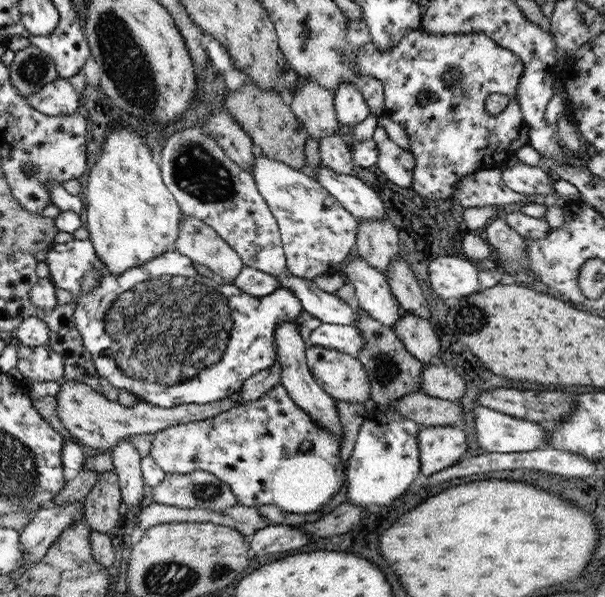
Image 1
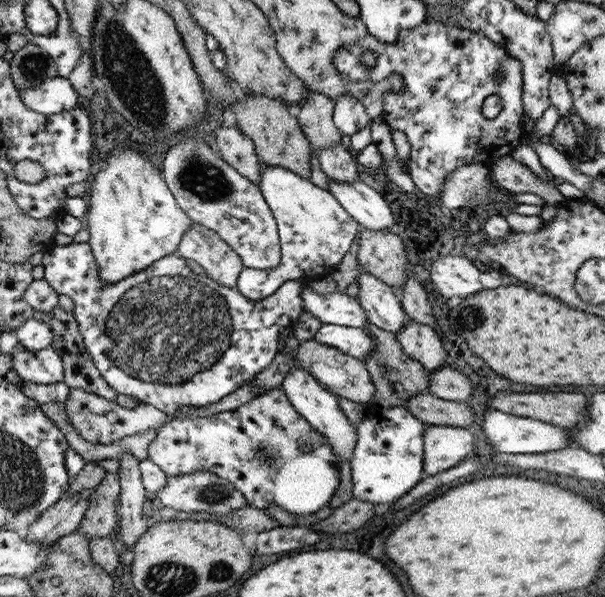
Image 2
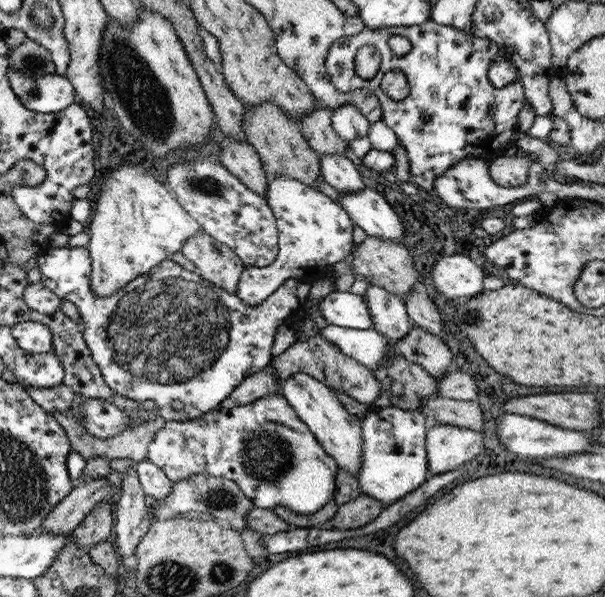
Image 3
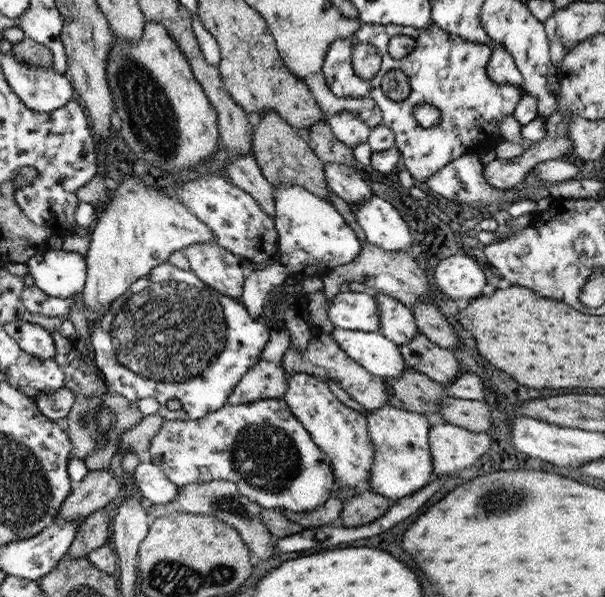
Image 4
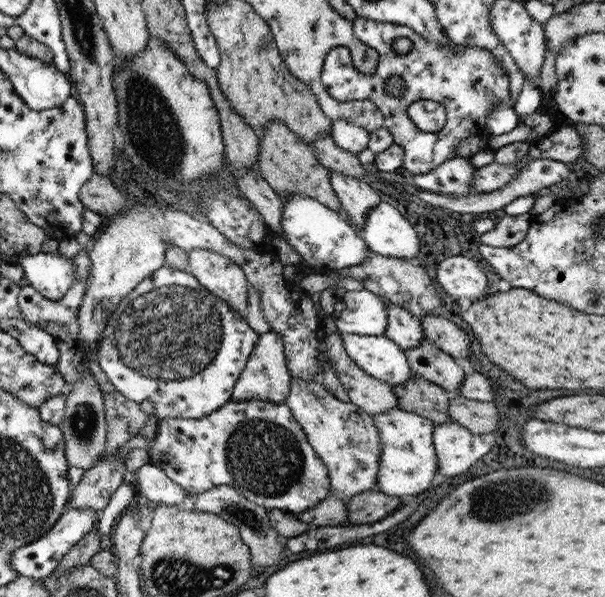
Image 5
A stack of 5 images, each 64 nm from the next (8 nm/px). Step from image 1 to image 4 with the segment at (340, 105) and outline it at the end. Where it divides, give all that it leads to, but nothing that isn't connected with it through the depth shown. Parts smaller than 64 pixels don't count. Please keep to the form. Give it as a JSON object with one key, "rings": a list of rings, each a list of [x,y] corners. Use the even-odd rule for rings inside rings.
{"rings":[[[337,112],[337,115],[330,115],[327,117],[327,122],[335,140],[349,149],[366,142],[370,131],[369,126],[363,124],[363,120],[349,112]]]}

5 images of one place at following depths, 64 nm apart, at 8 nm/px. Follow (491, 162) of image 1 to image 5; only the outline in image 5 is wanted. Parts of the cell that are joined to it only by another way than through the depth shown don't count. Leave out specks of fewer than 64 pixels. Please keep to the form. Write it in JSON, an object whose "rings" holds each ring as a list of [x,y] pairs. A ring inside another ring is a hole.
{"rings":[[[357,16],[351,21],[353,22],[353,27],[351,27],[353,36],[359,42],[366,44],[369,48],[373,48],[379,56],[375,72],[369,76],[359,73],[353,67],[348,47],[335,46],[335,48],[331,48],[327,52],[319,79],[323,84],[323,88],[327,90],[327,94],[330,94],[339,102],[369,100],[369,102],[375,104],[383,117],[383,127],[387,128],[392,136],[392,143],[401,145],[401,149],[403,149],[402,167],[407,170],[409,175],[425,174],[439,166],[439,164],[443,164],[445,160],[449,160],[453,157],[453,149],[455,149],[457,141],[461,141],[465,137],[481,135],[481,137],[488,138],[489,135],[485,132],[485,117],[489,115],[491,107],[497,105],[497,103],[512,106],[507,75],[505,75],[505,70],[501,68],[497,58],[491,55],[491,51],[483,50],[483,48],[471,48],[471,46],[465,46],[465,44],[455,46],[452,43],[447,48],[441,48],[435,42],[423,40],[419,34],[415,34],[407,26],[390,22],[375,22],[365,17]],[[397,38],[407,38],[411,42],[411,48],[406,54],[396,54],[393,51],[391,44]],[[418,100],[433,100],[443,107],[445,111],[444,125],[437,132],[419,130],[408,117],[406,113],[407,107]]]}

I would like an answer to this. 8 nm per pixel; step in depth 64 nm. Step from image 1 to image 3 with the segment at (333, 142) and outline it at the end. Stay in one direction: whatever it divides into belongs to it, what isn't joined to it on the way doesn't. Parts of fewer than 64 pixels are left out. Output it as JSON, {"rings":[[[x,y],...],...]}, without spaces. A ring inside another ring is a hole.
{"rings":[[[331,154],[319,157],[320,175],[338,194],[359,192],[367,186],[362,179],[364,172],[351,155]]]}

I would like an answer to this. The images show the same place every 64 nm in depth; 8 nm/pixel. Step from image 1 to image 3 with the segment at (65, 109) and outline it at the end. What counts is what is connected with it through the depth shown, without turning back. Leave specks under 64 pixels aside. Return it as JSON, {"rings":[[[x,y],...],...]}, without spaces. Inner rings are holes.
{"rings":[[[7,62],[9,84],[27,110],[39,114],[54,113],[73,103],[74,90],[64,76],[54,72],[37,76],[23,75]]]}

